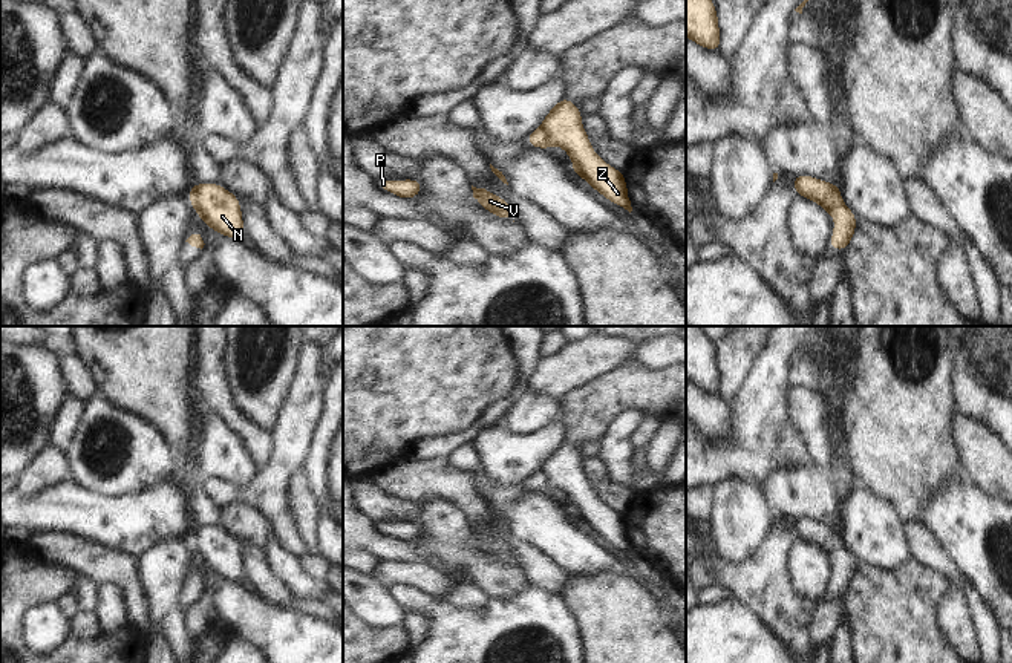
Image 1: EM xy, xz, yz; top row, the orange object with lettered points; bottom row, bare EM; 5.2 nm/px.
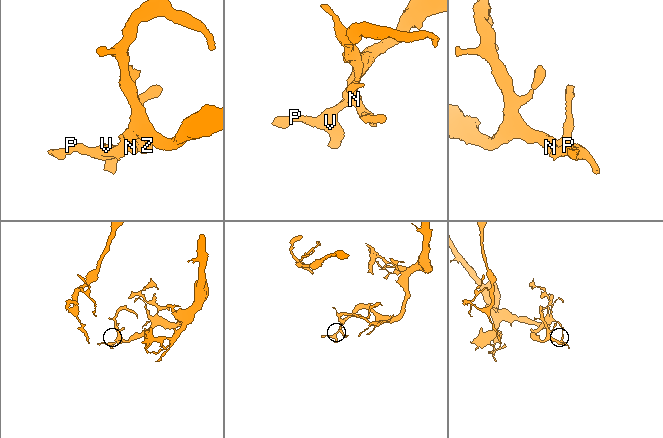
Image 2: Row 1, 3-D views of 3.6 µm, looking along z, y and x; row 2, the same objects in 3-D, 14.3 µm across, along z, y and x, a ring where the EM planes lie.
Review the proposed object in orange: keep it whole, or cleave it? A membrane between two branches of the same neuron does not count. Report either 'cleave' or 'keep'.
cleave

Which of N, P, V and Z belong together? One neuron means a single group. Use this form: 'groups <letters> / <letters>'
groups N Z / P V

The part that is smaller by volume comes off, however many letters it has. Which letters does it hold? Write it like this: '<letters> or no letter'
P, V

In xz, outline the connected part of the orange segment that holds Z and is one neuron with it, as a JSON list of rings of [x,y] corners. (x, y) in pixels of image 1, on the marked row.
[[[563,96],[545,116],[539,129],[548,145],[562,147],[573,161],[573,175],[583,178],[614,205],[632,211],[623,171],[608,165],[591,147],[582,126],[579,106]]]

